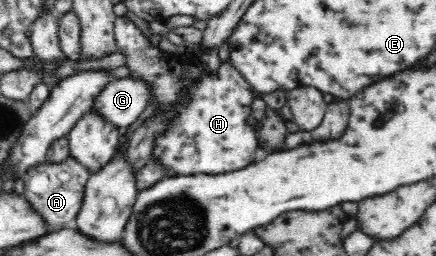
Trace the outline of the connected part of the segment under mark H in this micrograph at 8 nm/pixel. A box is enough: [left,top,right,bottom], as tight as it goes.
[114,17,267,177]

